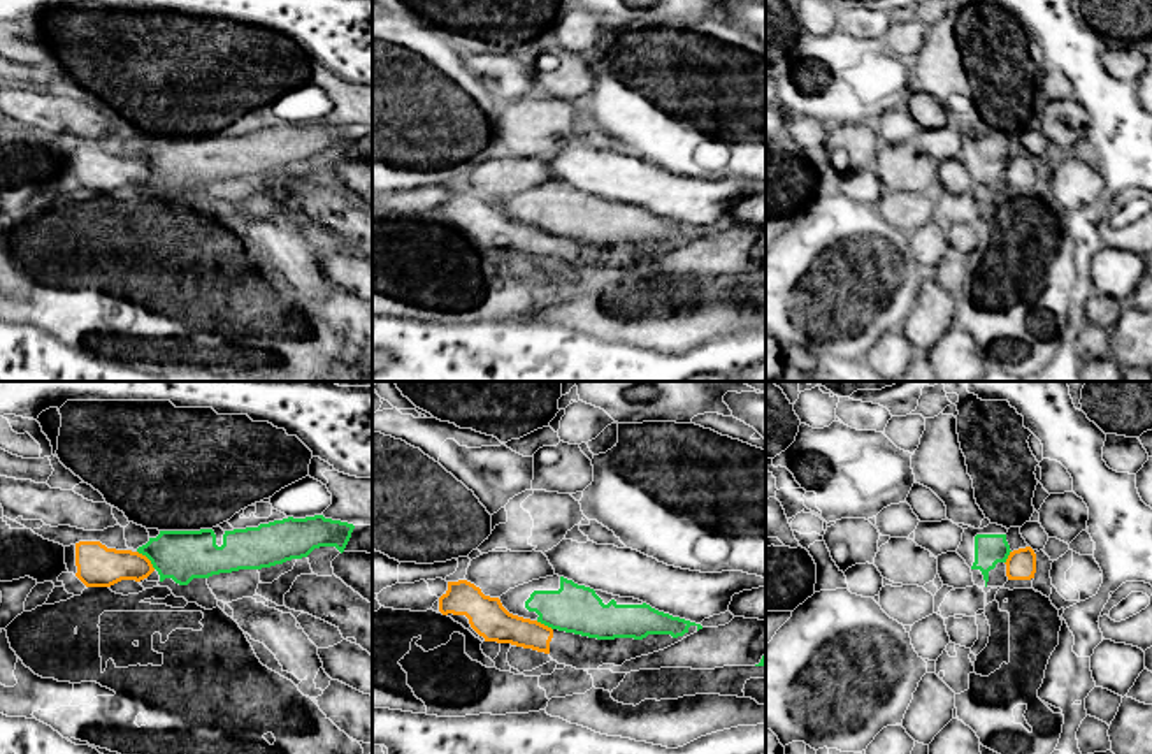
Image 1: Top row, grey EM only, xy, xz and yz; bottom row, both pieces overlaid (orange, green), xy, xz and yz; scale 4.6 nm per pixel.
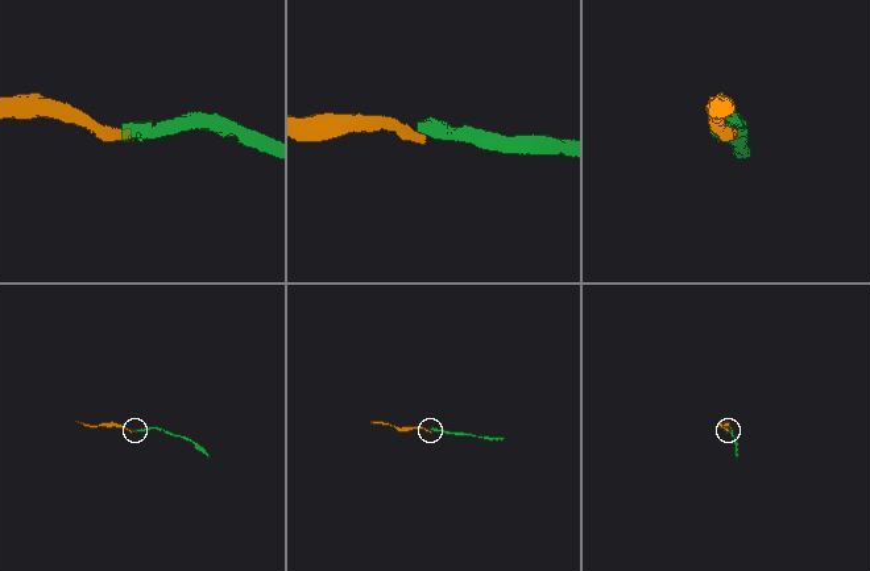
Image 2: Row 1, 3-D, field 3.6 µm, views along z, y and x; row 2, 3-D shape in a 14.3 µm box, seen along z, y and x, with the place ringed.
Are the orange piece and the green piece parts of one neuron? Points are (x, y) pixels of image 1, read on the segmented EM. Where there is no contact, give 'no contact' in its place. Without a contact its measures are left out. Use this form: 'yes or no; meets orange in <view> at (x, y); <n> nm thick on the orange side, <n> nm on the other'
no; meets orange in xy at (148, 559); 190 nm thick on the orange side, 220 nm on the other

